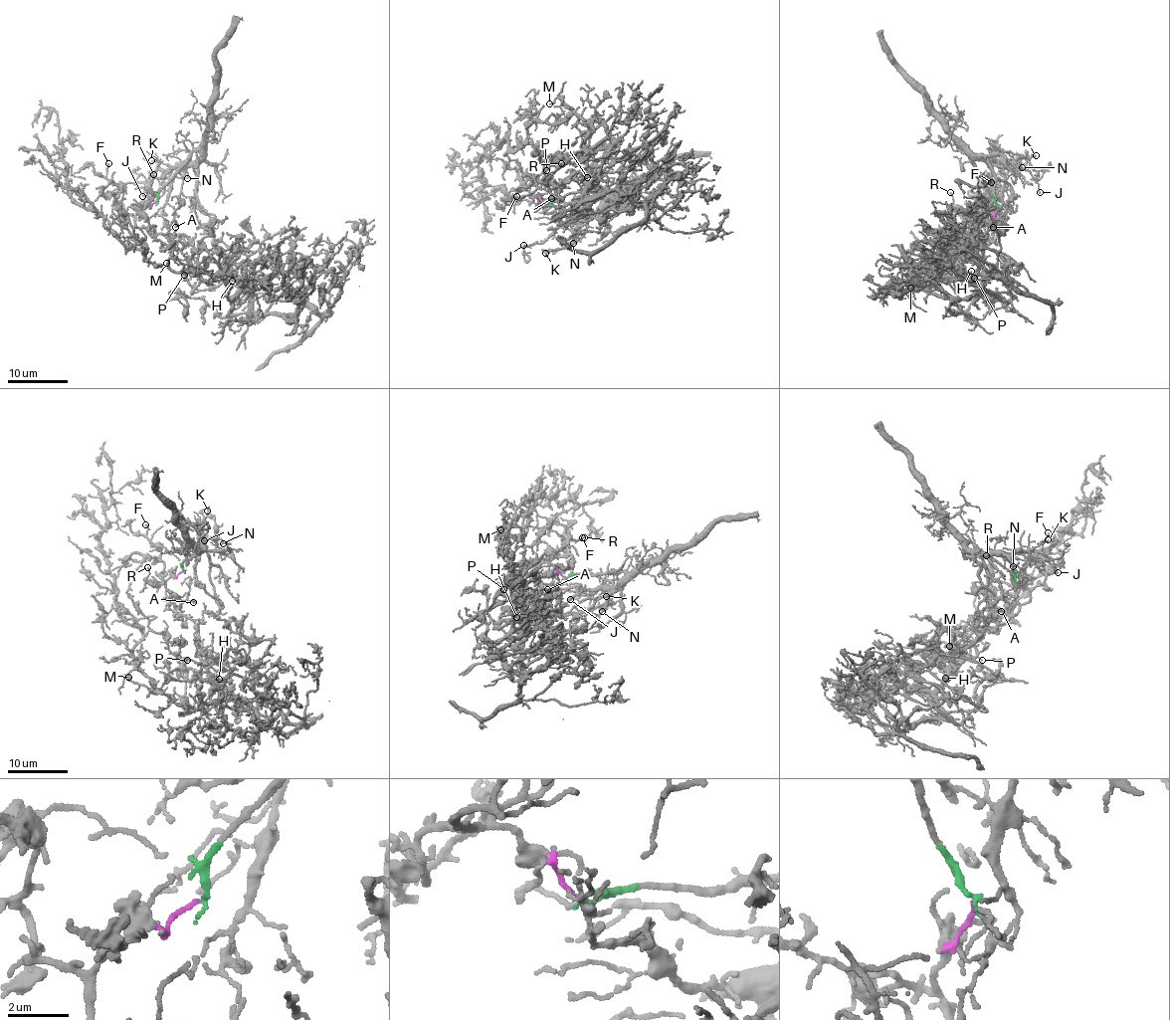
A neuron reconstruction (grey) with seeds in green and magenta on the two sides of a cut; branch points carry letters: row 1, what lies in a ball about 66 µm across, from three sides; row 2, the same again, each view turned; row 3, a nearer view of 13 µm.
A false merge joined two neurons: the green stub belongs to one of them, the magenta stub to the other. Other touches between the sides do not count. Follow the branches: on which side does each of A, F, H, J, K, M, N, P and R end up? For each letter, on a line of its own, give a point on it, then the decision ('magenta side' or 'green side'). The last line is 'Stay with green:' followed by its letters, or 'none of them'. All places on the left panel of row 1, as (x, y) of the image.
A: at (175, 227); magenta side
F: at (108, 163); magenta side
H: at (232, 281); magenta side
J: at (142, 196); green side
K: at (151, 160); green side
M: at (166, 263); magenta side
N: at (187, 178); green side
P: at (184, 275); magenta side
R: at (153, 174); magenta side
Stay with green: J, K, N

